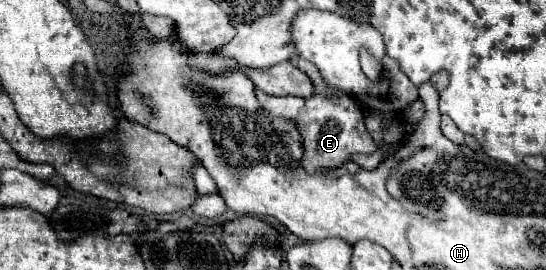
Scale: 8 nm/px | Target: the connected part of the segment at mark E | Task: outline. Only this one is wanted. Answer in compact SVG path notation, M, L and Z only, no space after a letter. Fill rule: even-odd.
M296 60L296 66L302 68L302 72L306 72L306 76L312 82L318 82L318 86L314 86L314 92L310 98L298 98L298 96L270 96L266 92L262 92L260 88L256 88L256 98L260 100L260 104L276 116L288 118L292 120L302 136L304 136L304 160L302 166L310 172L310 174L328 174L330 168L340 166L342 162L350 160L352 154L362 152L362 154L370 154L378 148L378 144L374 142L374 138L368 134L366 126L364 126L364 112L360 110L360 106L350 98L350 96L342 96L336 104L330 102L328 94L326 94L326 84L322 84L320 76L316 74L318 70L308 62L308 60Z

